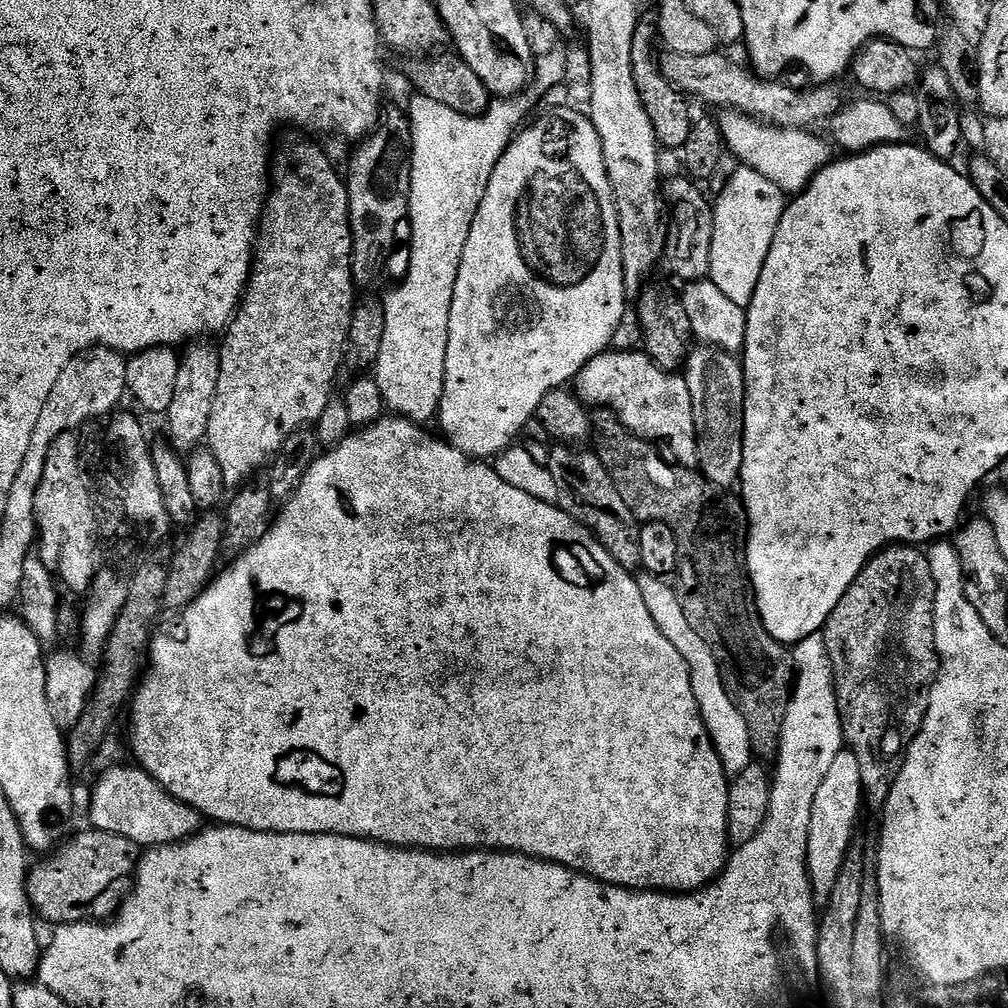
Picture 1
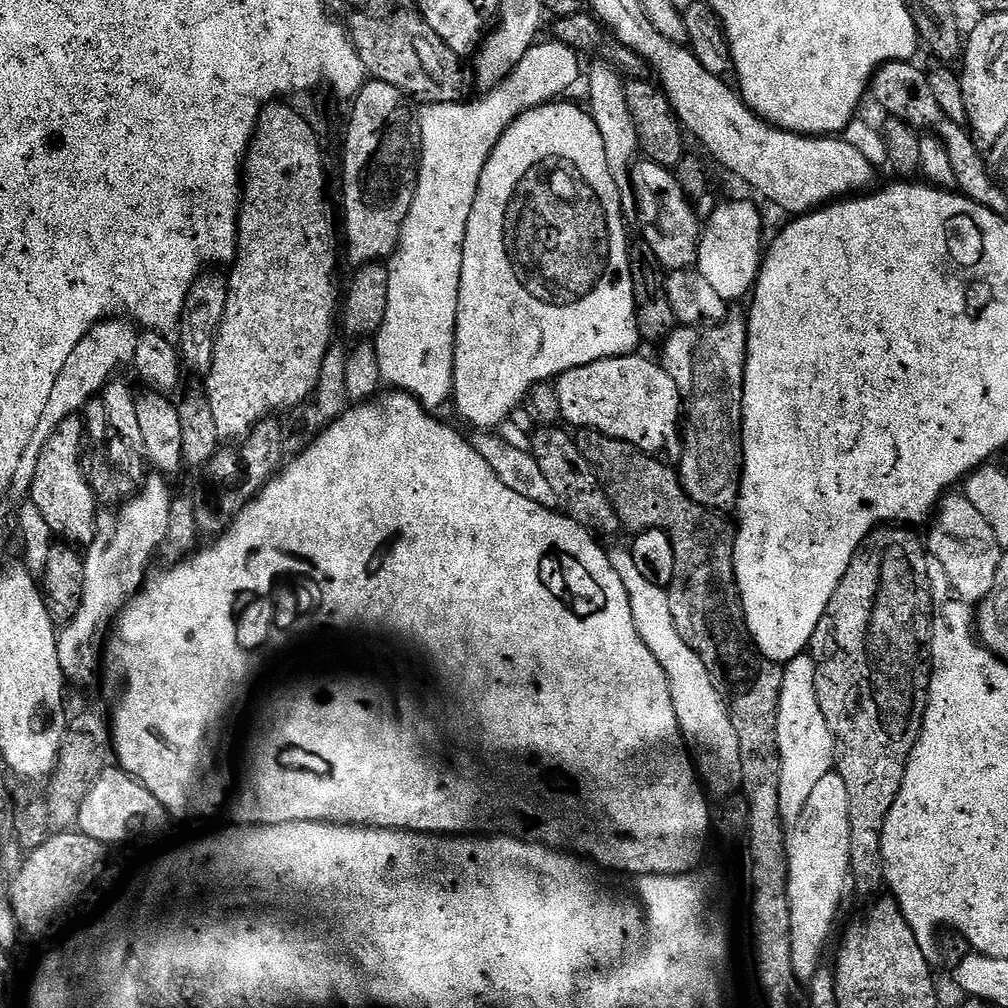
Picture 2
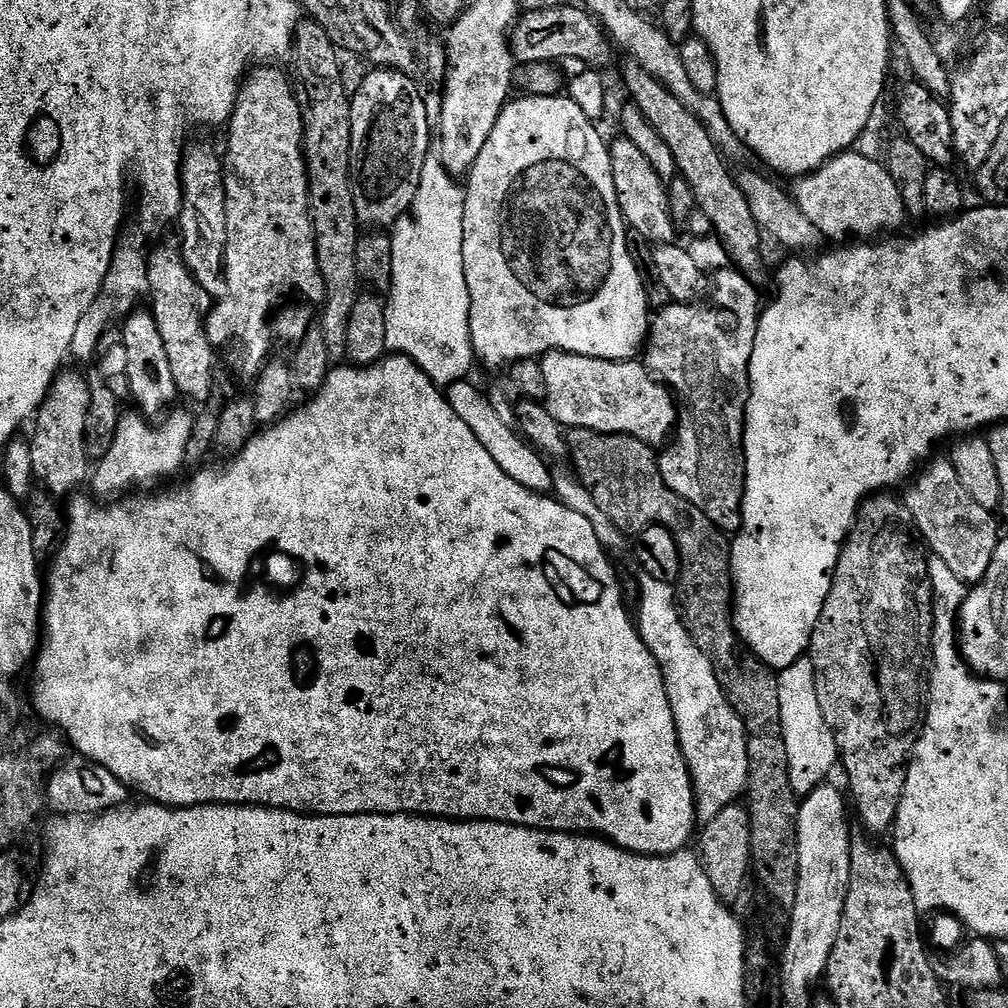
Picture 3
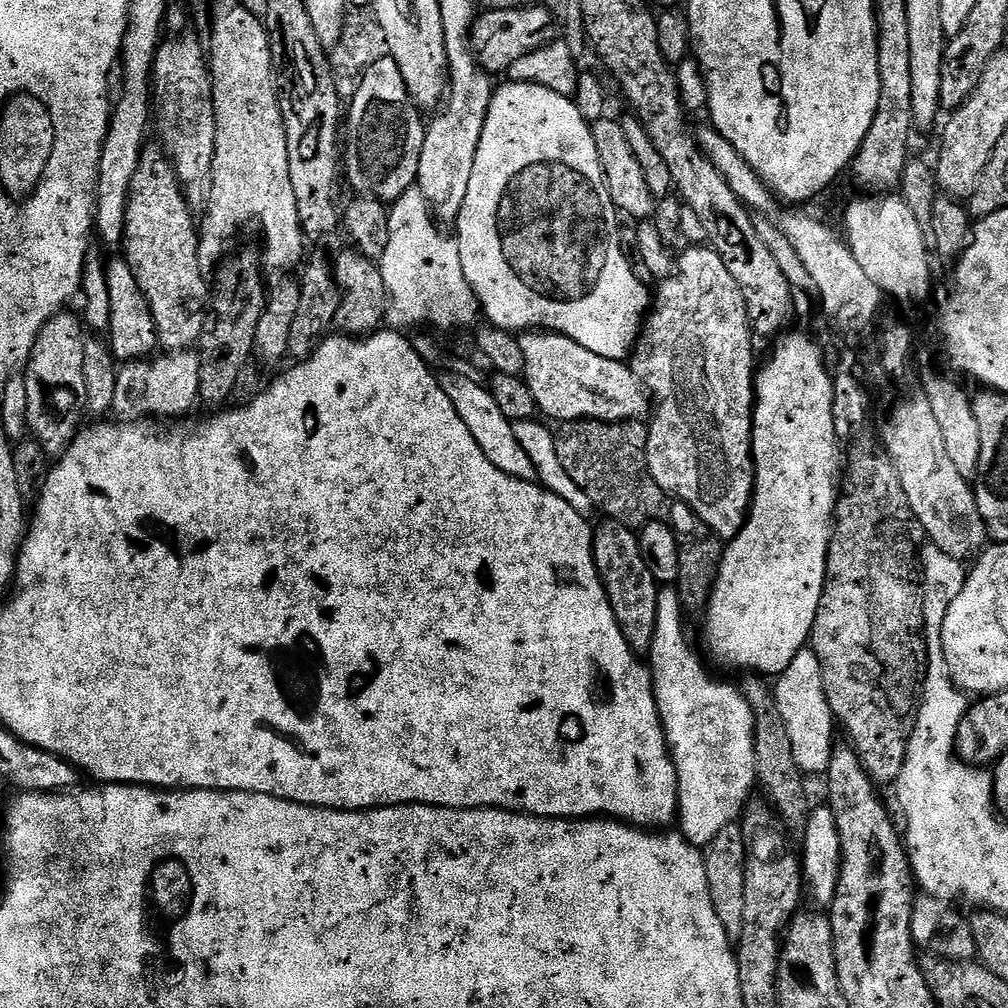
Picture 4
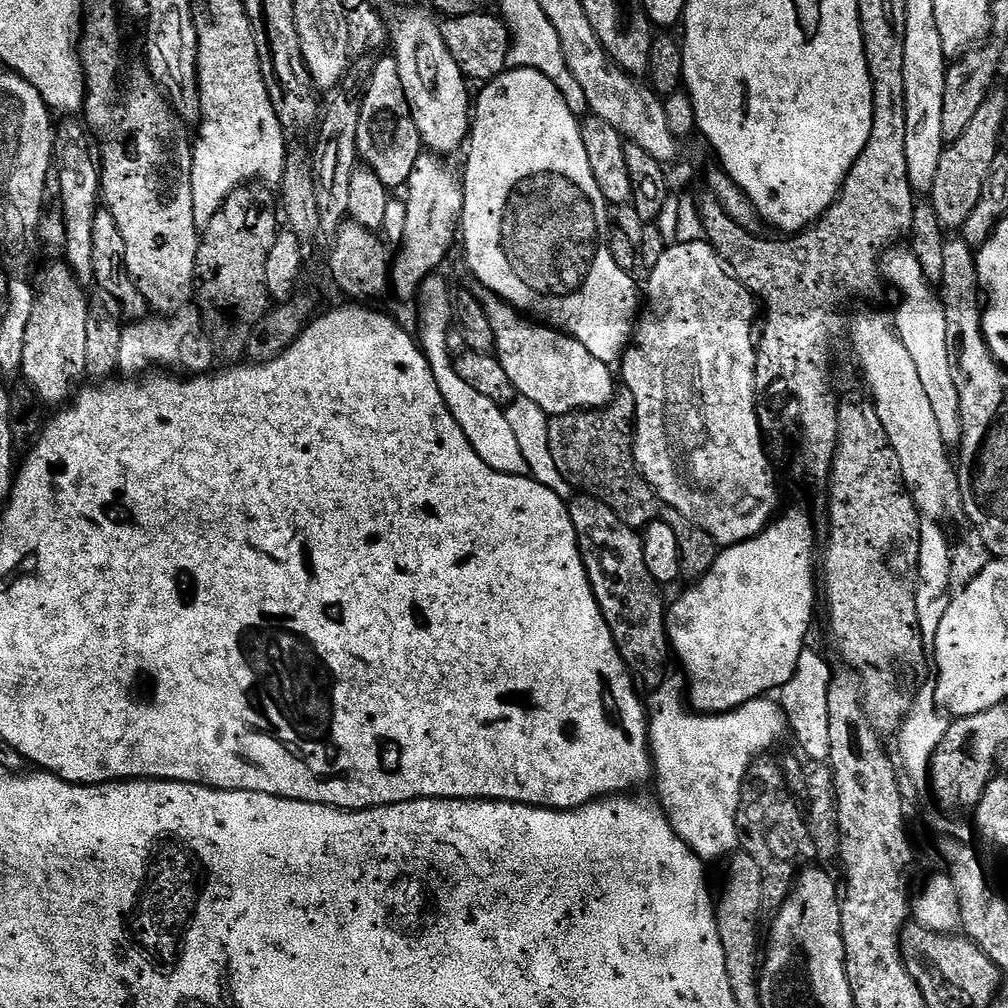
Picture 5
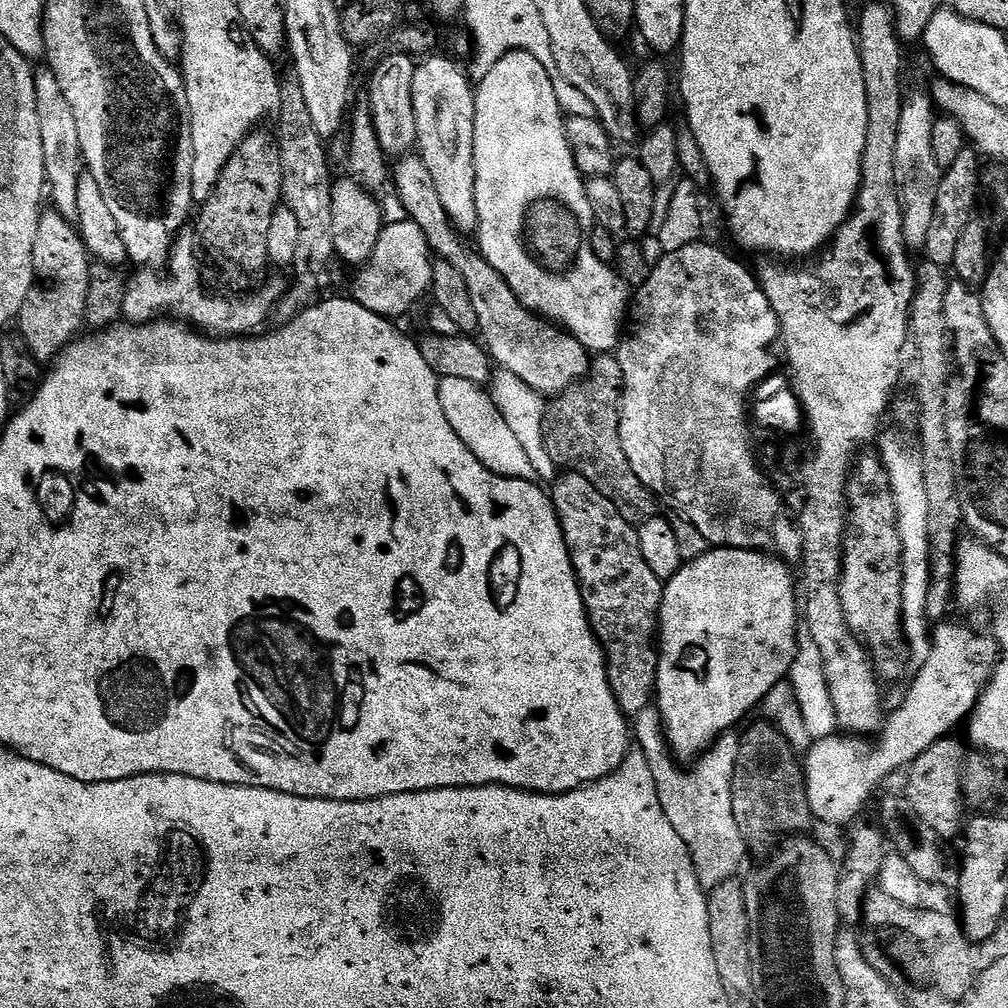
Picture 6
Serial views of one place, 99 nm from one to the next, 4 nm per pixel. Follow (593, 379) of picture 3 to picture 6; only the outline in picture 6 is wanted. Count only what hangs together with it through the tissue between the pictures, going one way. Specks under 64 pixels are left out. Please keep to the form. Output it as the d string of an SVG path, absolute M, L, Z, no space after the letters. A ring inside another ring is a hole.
M419 155L401 156L395 161L390 172L390 180L396 183L396 196L404 207L403 215L415 222L428 239L428 247L445 263L454 266L466 281L470 290L470 302L478 314L478 336L488 355L500 368L510 370L526 382L535 392L545 398L555 398L580 383L588 374L590 353L563 328L537 316L510 290L506 278L490 266L486 257L481 256L475 247L467 244L465 237L456 231L442 206L438 190L434 190L434 178L426 170L426 162Z

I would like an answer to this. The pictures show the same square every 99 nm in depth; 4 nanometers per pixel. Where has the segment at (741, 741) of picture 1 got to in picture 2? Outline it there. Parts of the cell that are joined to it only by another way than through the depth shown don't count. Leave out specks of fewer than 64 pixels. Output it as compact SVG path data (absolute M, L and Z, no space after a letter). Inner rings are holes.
M609 547L607 554L610 566L614 566L618 578L622 578L622 586L626 586L626 594L630 594L630 610L634 613L638 632L668 674L676 717L681 731L694 749L694 760L705 789L713 797L731 797L737 791L735 788L739 789L742 784L742 760L738 730L732 721L732 710L725 693L716 689L708 664L688 645L686 638L678 634L674 614L670 614L668 588L663 584L655 584L650 577L642 574L638 562L634 562L631 547Z

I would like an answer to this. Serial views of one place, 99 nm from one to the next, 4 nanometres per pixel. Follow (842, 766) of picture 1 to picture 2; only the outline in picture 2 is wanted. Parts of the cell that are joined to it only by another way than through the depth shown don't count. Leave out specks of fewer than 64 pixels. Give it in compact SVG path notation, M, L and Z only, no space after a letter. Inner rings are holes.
M833 770L826 774L826 778L821 778L818 786L814 786L814 790L810 794L806 806L802 810L802 814L795 817L794 823L790 828L790 839L787 841L788 846L788 897L790 898L790 939L793 943L793 961L794 974L796 979L800 981L801 985L808 986L815 976L815 972L825 963L824 951L828 948L828 939L832 936L832 931L836 928L836 915L840 912L840 903L844 900L844 891L849 891L850 877L852 874L852 867L850 866L850 794L846 791L846 782L840 773Z

